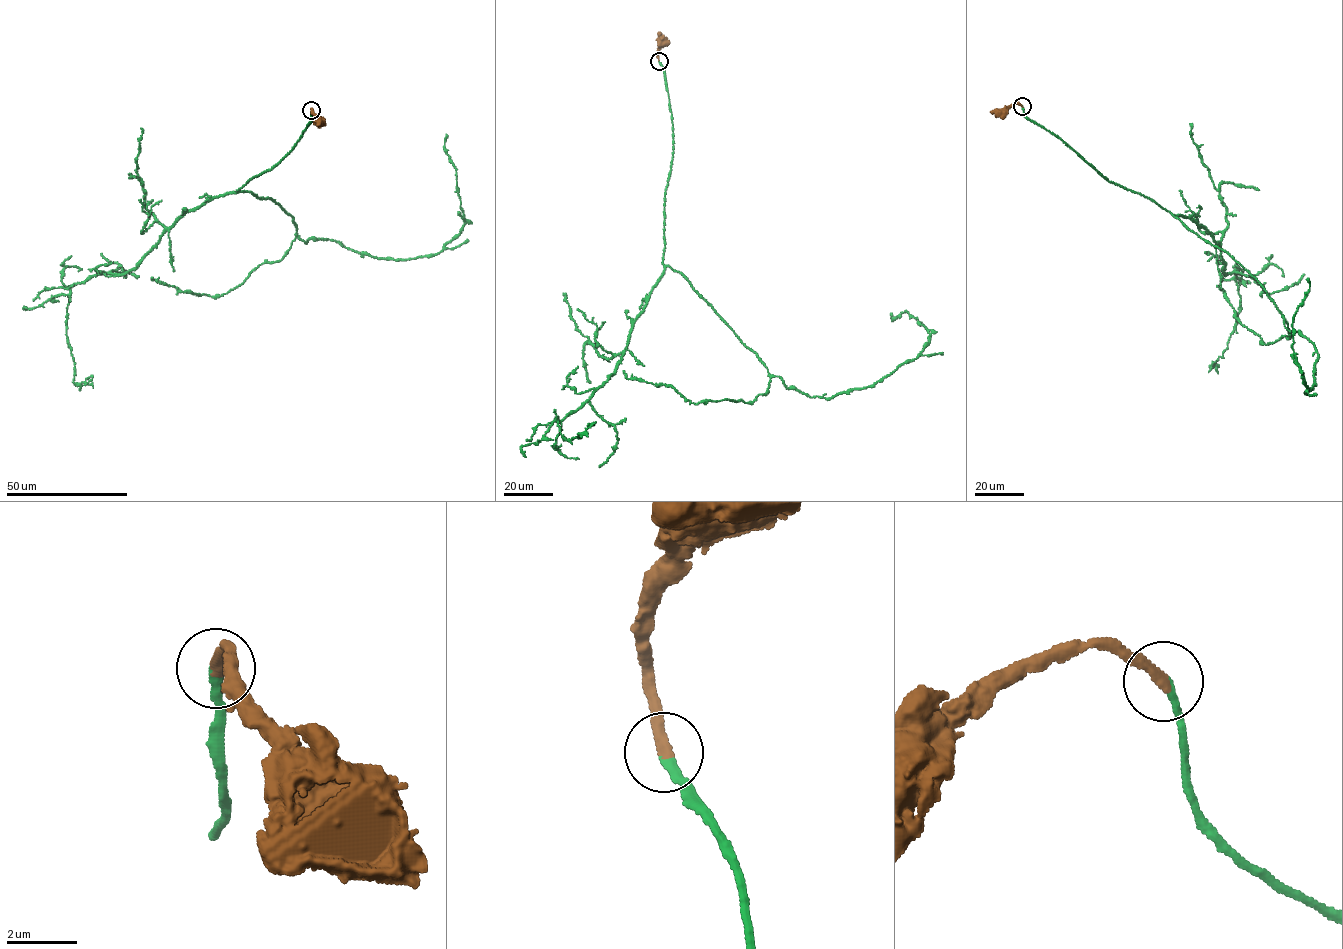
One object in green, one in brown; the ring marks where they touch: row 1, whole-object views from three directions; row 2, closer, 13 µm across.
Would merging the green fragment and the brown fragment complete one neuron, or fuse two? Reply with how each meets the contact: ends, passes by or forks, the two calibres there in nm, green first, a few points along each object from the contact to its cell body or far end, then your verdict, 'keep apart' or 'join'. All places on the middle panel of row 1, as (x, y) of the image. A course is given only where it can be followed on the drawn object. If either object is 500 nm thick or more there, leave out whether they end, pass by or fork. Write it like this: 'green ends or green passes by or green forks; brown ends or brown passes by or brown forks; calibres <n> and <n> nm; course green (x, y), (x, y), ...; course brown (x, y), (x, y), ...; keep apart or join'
green ends; brown ends; calibres 220 and 320 nm; course green (658, 61), (674, 143), (663, 264), (811, 397), (872, 387), (918, 356), (930, 333), (890, 314); course brown (658, 61), (657, 52), (662, 42); join

